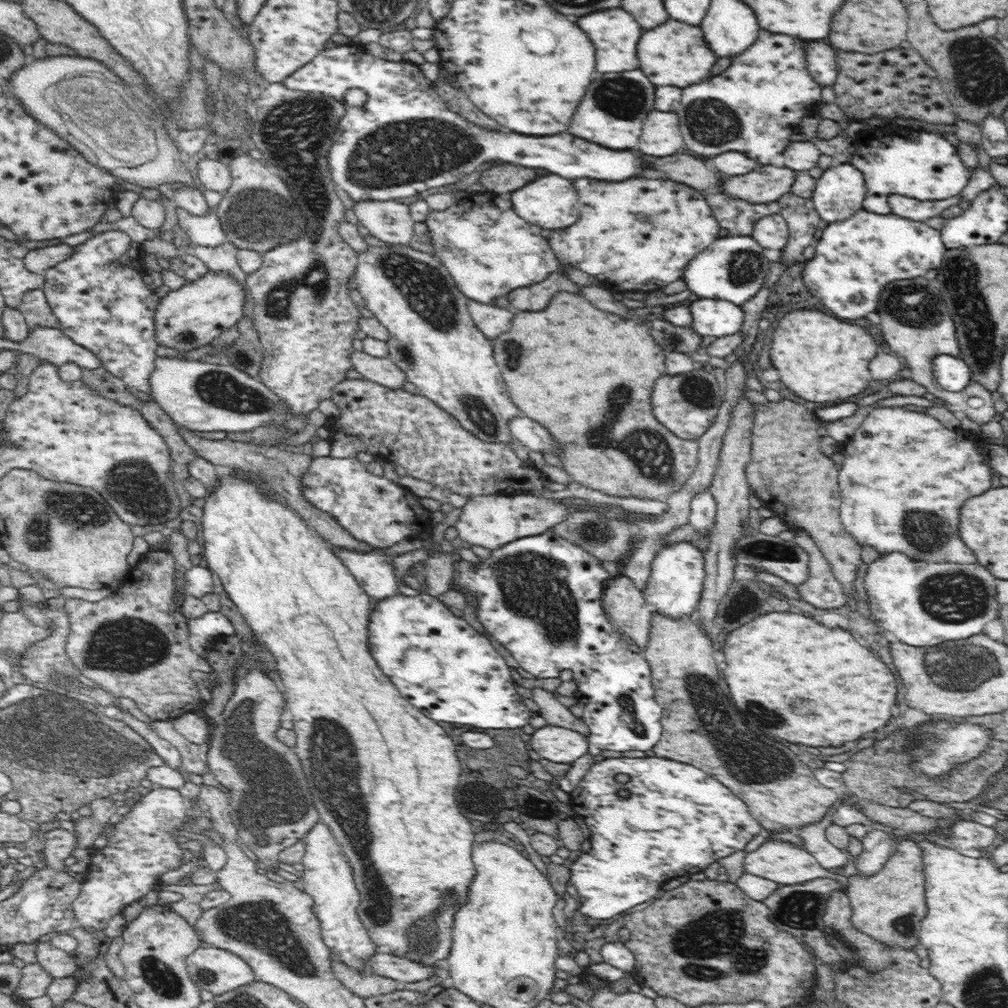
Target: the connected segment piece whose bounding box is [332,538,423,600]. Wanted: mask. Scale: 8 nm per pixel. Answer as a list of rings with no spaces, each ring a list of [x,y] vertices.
[[[419,538],[405,539],[390,549],[377,549],[372,552],[356,552],[340,549],[334,545],[332,545],[332,550],[339,555],[344,566],[348,567],[368,596],[382,600],[382,598],[396,596],[398,593],[398,579],[392,567],[393,557],[420,549],[422,546],[422,540]]]

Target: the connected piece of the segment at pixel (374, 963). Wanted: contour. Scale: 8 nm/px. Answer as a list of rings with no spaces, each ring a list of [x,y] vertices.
[[[375,953],[367,964],[375,974],[391,978],[398,983],[422,982],[434,976],[435,967],[432,965],[419,964],[401,956]]]

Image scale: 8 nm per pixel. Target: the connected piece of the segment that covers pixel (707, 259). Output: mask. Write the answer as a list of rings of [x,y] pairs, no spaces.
[[[752,236],[718,237],[688,262],[681,278],[686,280],[688,289],[700,298],[714,298],[742,306],[760,290],[760,282],[769,268],[769,261],[762,255],[762,249]]]

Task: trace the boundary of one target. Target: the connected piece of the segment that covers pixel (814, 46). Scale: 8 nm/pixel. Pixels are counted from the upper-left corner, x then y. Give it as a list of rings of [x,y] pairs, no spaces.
[[[824,40],[805,41],[808,73],[820,86],[832,86],[837,79],[836,48]]]

